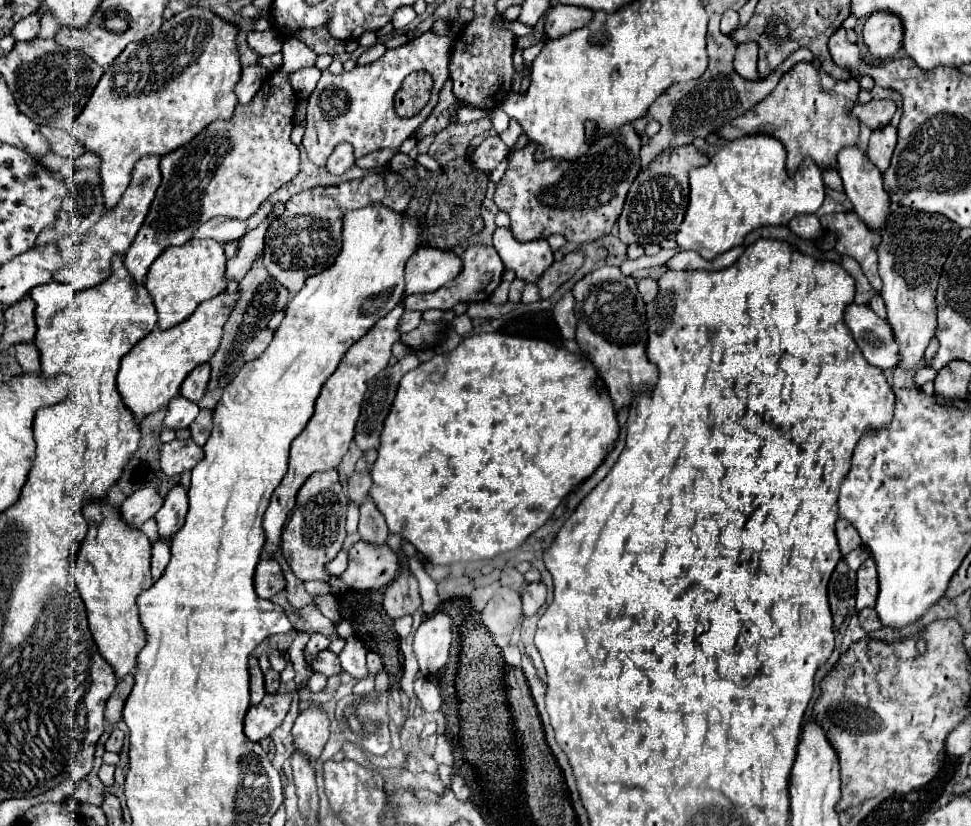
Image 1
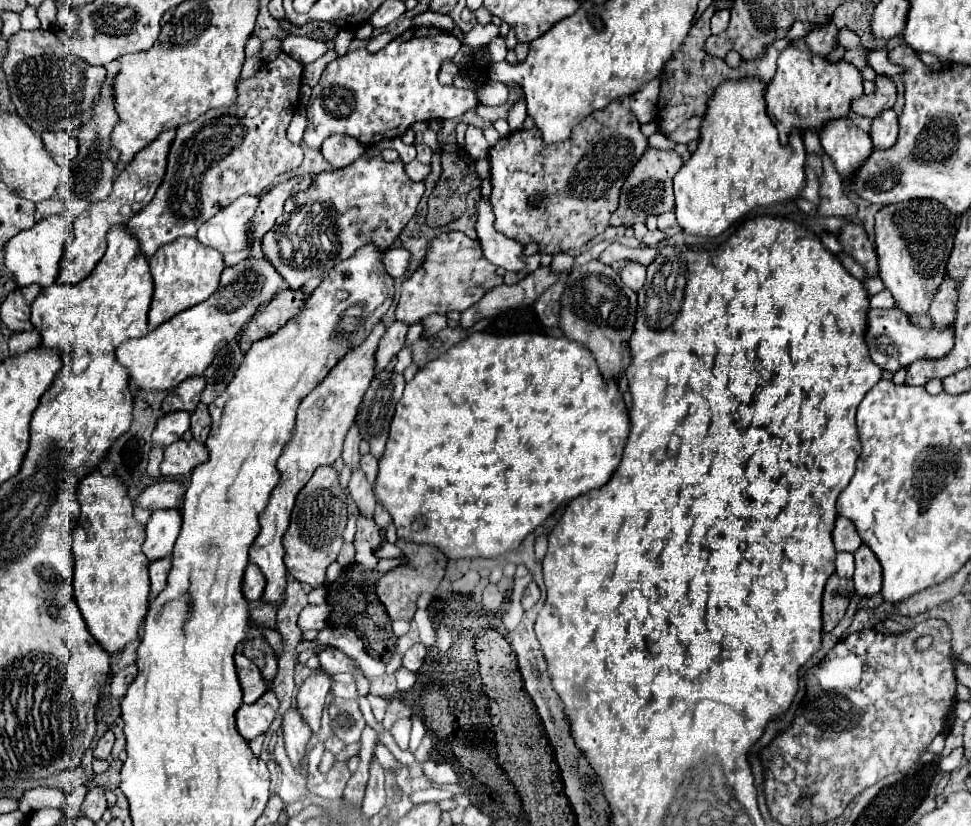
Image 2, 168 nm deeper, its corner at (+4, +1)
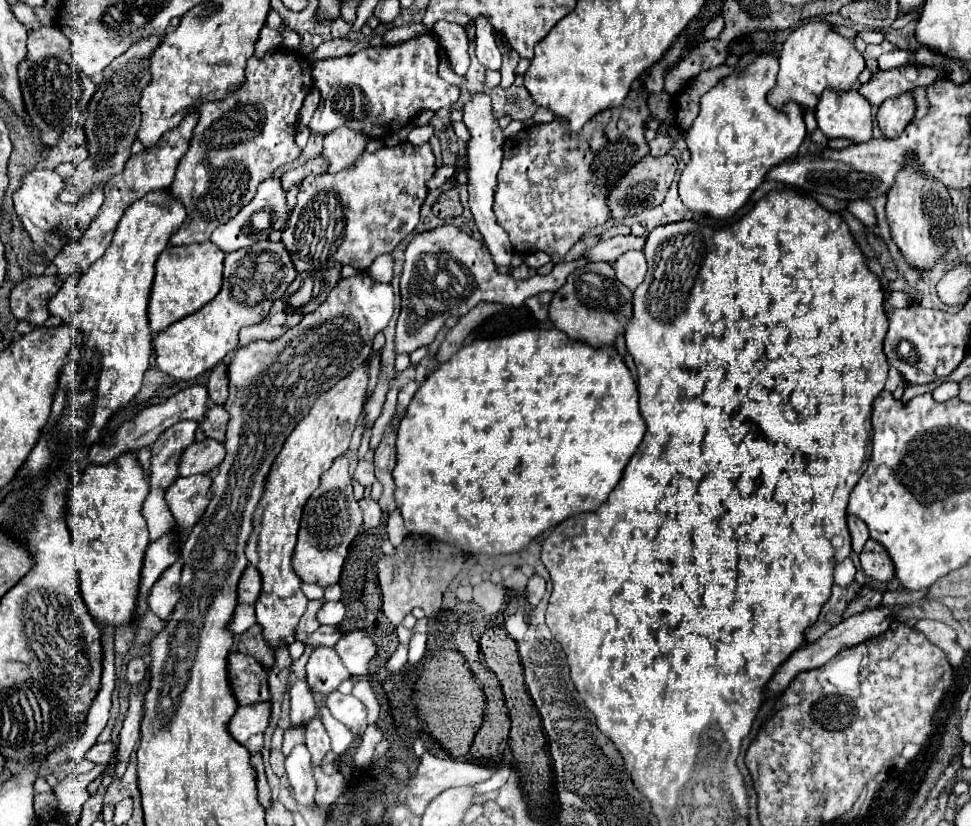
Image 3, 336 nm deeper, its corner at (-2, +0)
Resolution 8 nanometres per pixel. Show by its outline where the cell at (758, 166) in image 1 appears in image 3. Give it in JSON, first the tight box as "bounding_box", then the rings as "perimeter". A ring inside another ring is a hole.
{"bounding_box":[679,55,807,219],"perimeter":[[[759,55],[755,63],[721,79],[703,95],[699,117],[685,133],[691,161],[679,179],[679,195],[689,211],[729,219],[751,199],[773,167],[799,155],[807,137],[801,107],[791,103],[783,111],[775,111],[767,103],[767,93],[775,87],[777,67],[777,57]]]}

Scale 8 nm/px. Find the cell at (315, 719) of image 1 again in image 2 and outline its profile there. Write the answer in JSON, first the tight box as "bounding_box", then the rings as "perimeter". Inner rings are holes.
{"bounding_box":[297,668,331,732],"perimeter":[[[319,668],[313,670],[299,686],[297,710],[307,720],[313,732],[317,732],[321,726],[321,712],[323,712],[329,688],[331,688],[331,674],[325,674],[325,670],[319,670]]]}

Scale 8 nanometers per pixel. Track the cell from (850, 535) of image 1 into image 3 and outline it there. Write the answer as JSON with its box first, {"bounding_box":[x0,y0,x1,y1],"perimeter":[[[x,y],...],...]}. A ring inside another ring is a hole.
{"bounding_box":[847,515,869,553],"perimeter":[[[855,515],[847,517],[847,525],[849,525],[849,533],[851,533],[851,547],[853,547],[853,551],[861,553],[865,541],[869,539],[867,525],[859,517],[855,517]]]}

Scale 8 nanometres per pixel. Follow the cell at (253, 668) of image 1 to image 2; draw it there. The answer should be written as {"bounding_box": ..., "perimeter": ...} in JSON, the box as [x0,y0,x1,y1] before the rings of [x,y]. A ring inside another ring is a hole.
{"bounding_box":[235,654,269,704],"perimeter":[[[235,654],[235,668],[237,668],[239,684],[243,688],[243,702],[245,704],[253,704],[255,700],[259,700],[269,690],[259,668],[249,658],[245,658],[243,654]]]}

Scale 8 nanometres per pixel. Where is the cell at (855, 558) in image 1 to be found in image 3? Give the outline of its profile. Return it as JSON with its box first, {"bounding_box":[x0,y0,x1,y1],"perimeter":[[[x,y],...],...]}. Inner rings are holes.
{"bounding_box":[835,559,857,587],"perimeter":[[[845,559],[835,567],[835,583],[841,587],[847,587],[855,579],[855,573],[857,573],[857,569],[855,569],[853,561]]]}

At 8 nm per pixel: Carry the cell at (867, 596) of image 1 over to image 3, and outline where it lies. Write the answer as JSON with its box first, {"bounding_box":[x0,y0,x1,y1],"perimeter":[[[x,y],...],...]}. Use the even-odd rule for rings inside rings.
{"bounding_box":[861,539,895,583],"perimeter":[[[869,539],[861,551],[861,567],[865,575],[869,575],[873,581],[879,581],[879,583],[889,583],[895,575],[895,569],[887,551],[873,539]]]}

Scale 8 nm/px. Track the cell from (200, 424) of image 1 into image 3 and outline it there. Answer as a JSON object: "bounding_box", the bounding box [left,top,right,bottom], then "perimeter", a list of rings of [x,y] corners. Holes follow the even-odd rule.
{"bounding_box":[201,405,229,443],"perimeter":[[[209,405],[207,407],[207,415],[203,417],[203,423],[201,423],[201,431],[207,437],[211,437],[211,439],[215,439],[215,441],[221,443],[223,435],[225,435],[227,421],[229,421],[229,415],[227,415],[227,411],[223,407]]]}

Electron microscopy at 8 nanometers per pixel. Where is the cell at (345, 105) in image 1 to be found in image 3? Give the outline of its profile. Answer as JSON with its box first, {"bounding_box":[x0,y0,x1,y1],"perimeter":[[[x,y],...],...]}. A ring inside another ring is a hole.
{"bounding_box":[309,33,461,139],"perimeter":[[[423,33],[413,37],[411,41],[403,41],[397,45],[381,45],[381,47],[367,47],[363,51],[357,51],[353,55],[343,55],[335,59],[325,59],[313,65],[313,81],[315,87],[321,91],[319,103],[309,129],[319,135],[327,135],[335,131],[337,127],[349,127],[353,131],[359,131],[367,135],[369,139],[387,139],[389,135],[395,135],[401,131],[409,121],[419,115],[421,111],[439,111],[439,109],[451,109],[455,101],[459,99],[461,91],[455,85],[449,85],[443,81],[437,73],[439,67],[439,39],[435,33]]]}

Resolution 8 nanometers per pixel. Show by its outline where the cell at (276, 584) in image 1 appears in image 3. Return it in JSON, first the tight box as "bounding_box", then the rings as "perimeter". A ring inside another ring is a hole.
{"bounding_box":[237,565,261,603],"perimeter":[[[249,565],[247,571],[243,573],[243,579],[239,581],[239,589],[237,589],[237,595],[239,595],[239,603],[255,603],[257,597],[261,593],[261,573]]]}

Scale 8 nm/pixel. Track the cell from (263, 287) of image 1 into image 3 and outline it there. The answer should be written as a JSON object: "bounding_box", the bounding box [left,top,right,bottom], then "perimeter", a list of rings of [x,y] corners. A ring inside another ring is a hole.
{"bounding_box":[207,361,229,405],"perimeter":[[[223,361],[223,363],[219,363],[217,367],[211,369],[209,381],[207,381],[207,389],[209,389],[209,399],[215,405],[223,405],[225,403],[227,389],[229,389],[229,383],[227,383],[227,361]]]}

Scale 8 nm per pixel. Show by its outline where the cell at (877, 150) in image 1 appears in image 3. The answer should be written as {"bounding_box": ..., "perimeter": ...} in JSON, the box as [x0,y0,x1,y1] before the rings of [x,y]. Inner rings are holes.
{"bounding_box":[877,93,915,139],"perimeter":[[[907,93],[899,99],[887,99],[887,103],[883,103],[883,107],[877,111],[877,123],[887,139],[897,139],[905,131],[907,123],[911,123],[913,115],[915,103],[911,93]]]}

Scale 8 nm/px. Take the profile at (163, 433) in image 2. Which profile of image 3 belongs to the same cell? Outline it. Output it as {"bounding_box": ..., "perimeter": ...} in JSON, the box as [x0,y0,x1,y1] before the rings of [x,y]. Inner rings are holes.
{"bounding_box":[151,421,199,487],"perimeter":[[[183,421],[175,423],[171,431],[165,431],[155,441],[155,447],[151,447],[151,487],[169,487],[177,479],[177,463],[183,453],[193,441],[195,431],[199,423],[197,421]]]}

